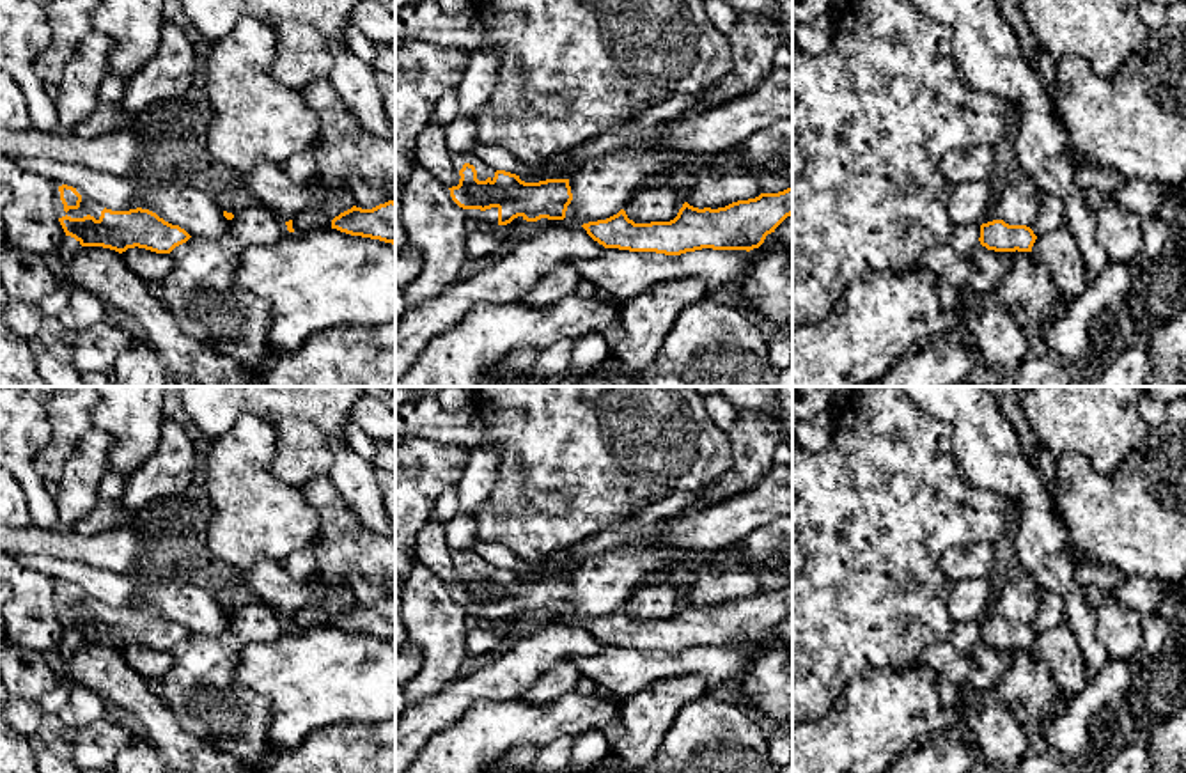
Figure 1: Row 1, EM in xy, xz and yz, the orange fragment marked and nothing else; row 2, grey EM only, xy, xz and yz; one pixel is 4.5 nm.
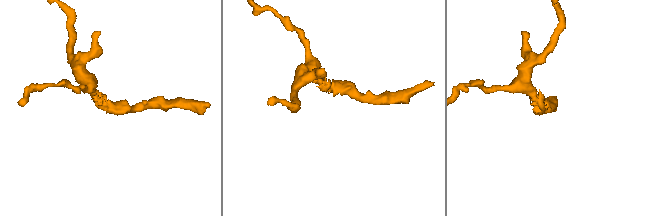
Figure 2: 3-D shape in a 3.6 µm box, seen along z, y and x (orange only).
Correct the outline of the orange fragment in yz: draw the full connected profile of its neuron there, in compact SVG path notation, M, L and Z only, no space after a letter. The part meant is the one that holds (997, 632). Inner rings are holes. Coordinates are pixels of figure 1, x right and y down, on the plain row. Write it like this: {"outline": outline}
{"outline": "M993 617L980 622L980 642L995 649L1032 649L1037 633L1026 622L1009 622Z"}

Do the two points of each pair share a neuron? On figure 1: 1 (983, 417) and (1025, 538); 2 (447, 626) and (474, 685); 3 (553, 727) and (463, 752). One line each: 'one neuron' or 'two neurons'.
1: one neuron
2: two neurons
3: one neuron

